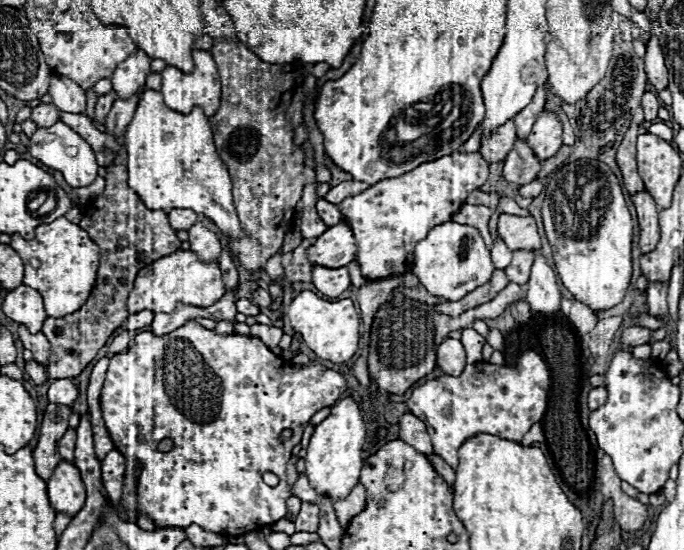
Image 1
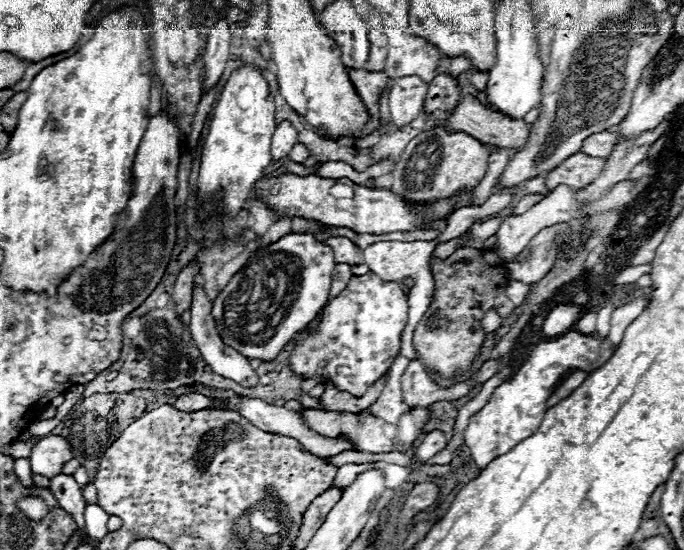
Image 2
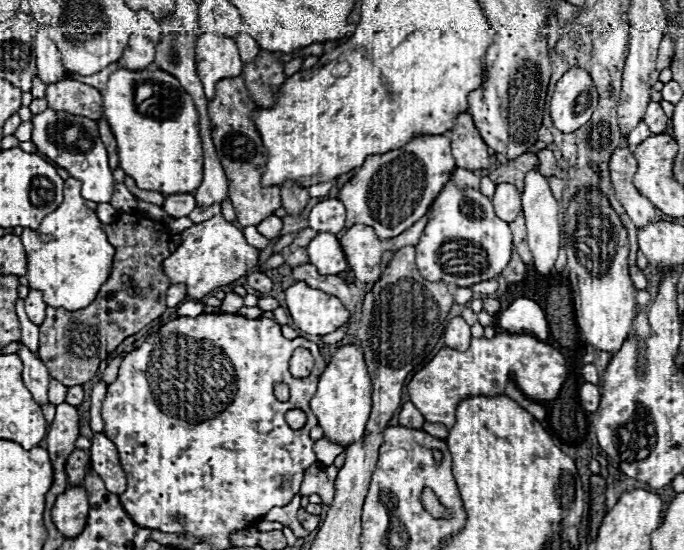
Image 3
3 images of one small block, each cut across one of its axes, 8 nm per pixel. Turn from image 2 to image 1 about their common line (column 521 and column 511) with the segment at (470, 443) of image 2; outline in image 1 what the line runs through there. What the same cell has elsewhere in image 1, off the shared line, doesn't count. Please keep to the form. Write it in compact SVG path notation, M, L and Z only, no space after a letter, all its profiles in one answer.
M526 350L518 356L514 366L494 366L488 362L478 362L466 366L460 376L442 376L436 380L428 380L412 392L406 404L414 416L428 424L426 428L432 436L434 454L438 454L456 470L458 448L462 446L462 442L478 434L492 434L502 440L520 444L524 434L542 420L548 400L548 388L548 366L536 352Z

